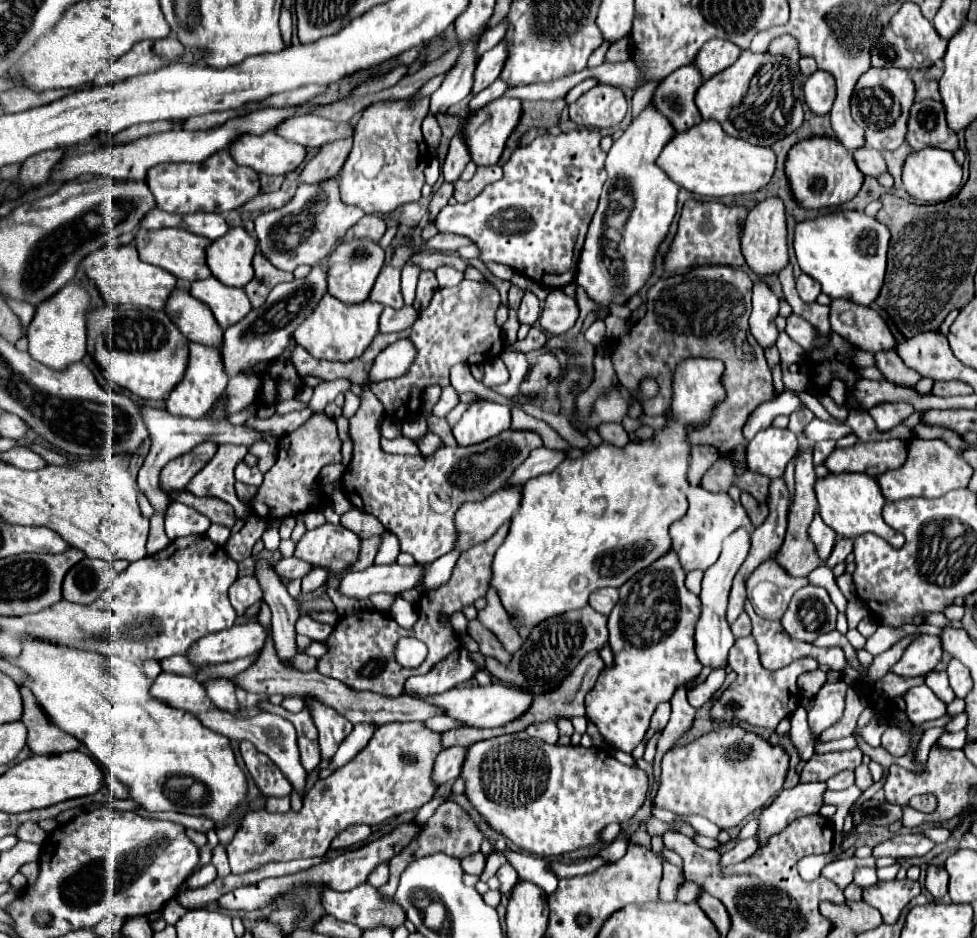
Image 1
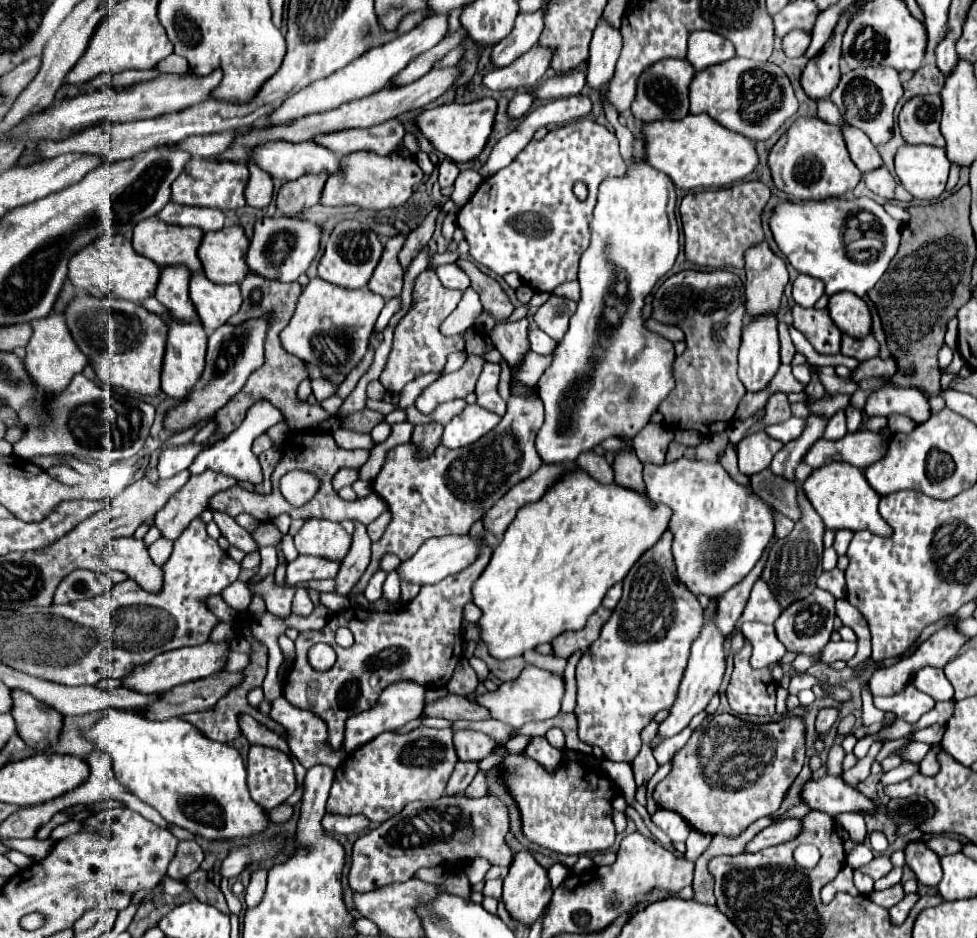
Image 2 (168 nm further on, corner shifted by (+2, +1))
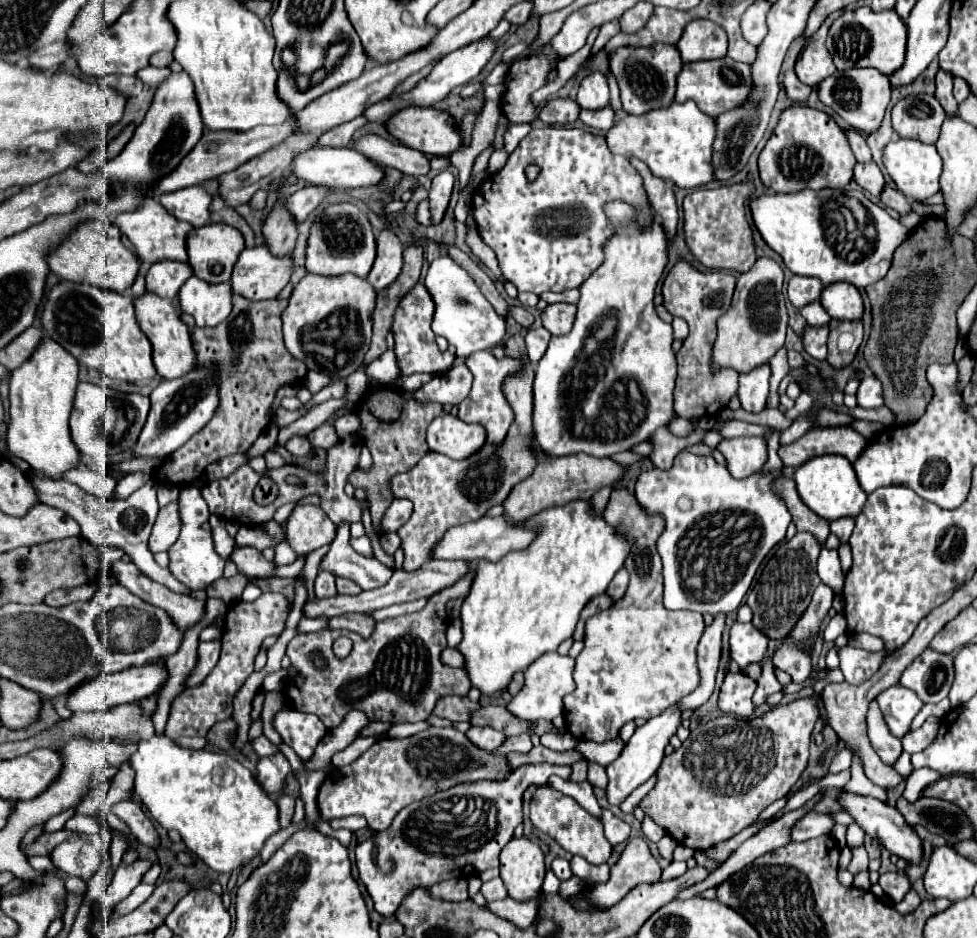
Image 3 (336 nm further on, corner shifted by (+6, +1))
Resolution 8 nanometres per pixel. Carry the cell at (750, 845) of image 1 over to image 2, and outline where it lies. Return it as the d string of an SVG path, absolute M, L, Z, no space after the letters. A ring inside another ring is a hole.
M785 818L781 822L775 822L773 826L759 832L749 844L747 852L759 852L769 846L779 846L783 842L793 840L797 834L801 834L801 818Z

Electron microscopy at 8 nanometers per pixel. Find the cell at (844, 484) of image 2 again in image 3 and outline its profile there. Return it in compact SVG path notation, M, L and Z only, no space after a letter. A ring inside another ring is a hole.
M817 456L809 460L805 466L799 466L795 470L795 484L801 500L829 522L837 518L855 518L857 514L861 514L867 502L867 494L859 486L851 462L841 456Z

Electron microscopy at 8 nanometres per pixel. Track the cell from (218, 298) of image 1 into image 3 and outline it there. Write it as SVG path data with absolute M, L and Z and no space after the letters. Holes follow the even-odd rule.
M191 276L179 292L183 312L195 318L195 326L217 326L231 310L233 290L229 284L207 284Z

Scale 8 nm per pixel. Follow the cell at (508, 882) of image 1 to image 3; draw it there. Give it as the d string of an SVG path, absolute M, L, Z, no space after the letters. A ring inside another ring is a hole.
M547 762L521 764L501 784L489 780L463 782L405 806L387 830L373 832L355 848L359 878L373 898L375 910L389 918L413 886L427 888L449 878L467 878L487 868L497 868L499 852L505 848L505 842L511 840L513 830L523 822L523 790L527 786L547 784L553 774L569 780L571 766Z

